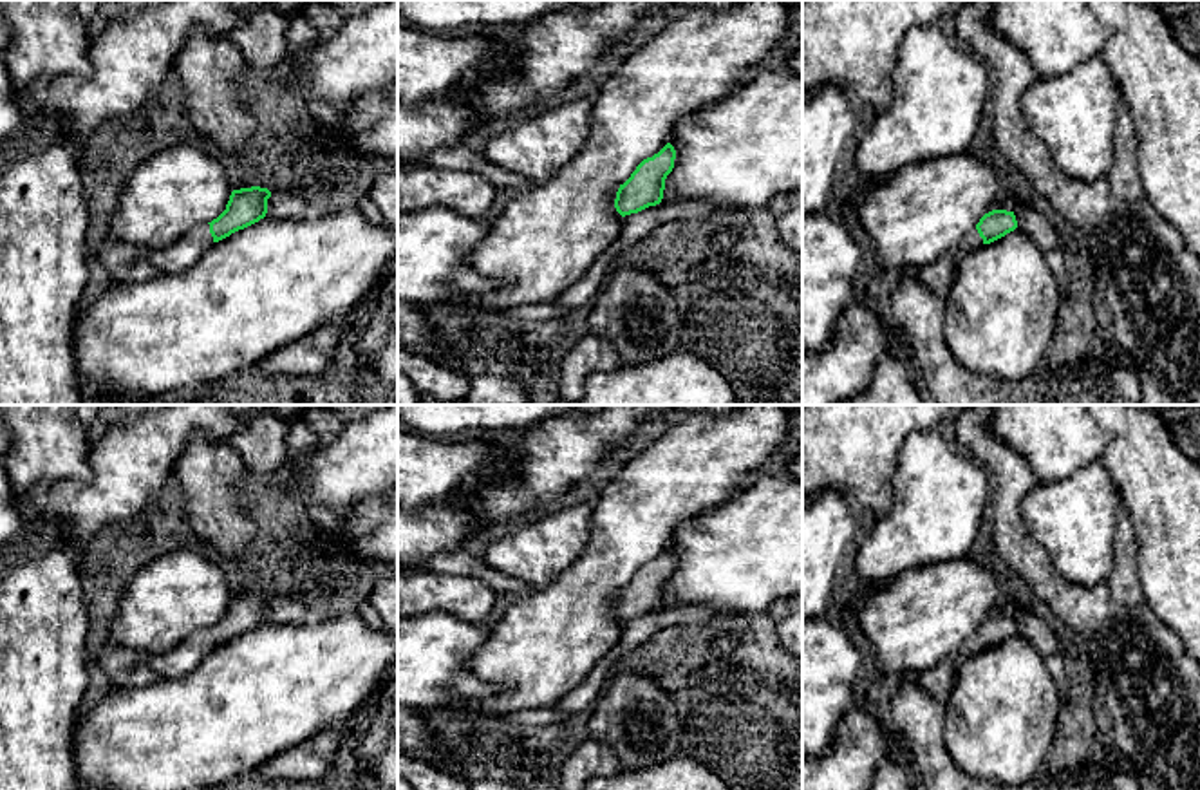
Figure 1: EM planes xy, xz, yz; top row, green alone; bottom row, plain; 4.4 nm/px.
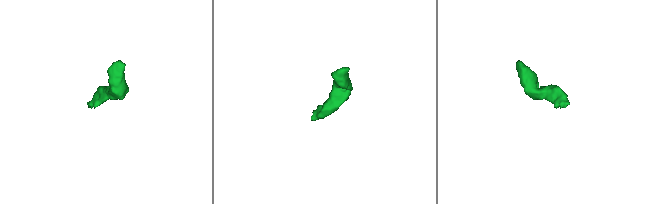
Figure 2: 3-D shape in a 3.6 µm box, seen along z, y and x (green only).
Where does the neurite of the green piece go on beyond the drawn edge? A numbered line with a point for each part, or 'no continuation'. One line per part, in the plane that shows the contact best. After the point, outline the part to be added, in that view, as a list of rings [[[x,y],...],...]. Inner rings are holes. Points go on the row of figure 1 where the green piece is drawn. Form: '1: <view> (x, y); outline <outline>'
1: xy (183, 253); outline [[[202,222],[163,249],[148,249],[148,260],[161,273],[190,269],[213,246],[210,224]]]

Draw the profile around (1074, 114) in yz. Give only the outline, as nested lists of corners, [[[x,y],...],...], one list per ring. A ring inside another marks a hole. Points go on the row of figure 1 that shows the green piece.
[[[1095,54],[1068,72],[1037,78],[1021,99],[1023,118],[1030,134],[1050,152],[1064,175],[1095,181],[1110,174],[1115,157],[1115,127],[1122,92],[1101,54]]]

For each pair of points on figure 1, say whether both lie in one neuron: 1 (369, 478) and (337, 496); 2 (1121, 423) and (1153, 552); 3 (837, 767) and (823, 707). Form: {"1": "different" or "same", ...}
{"1": "same", "2": "same", "3": "different"}

